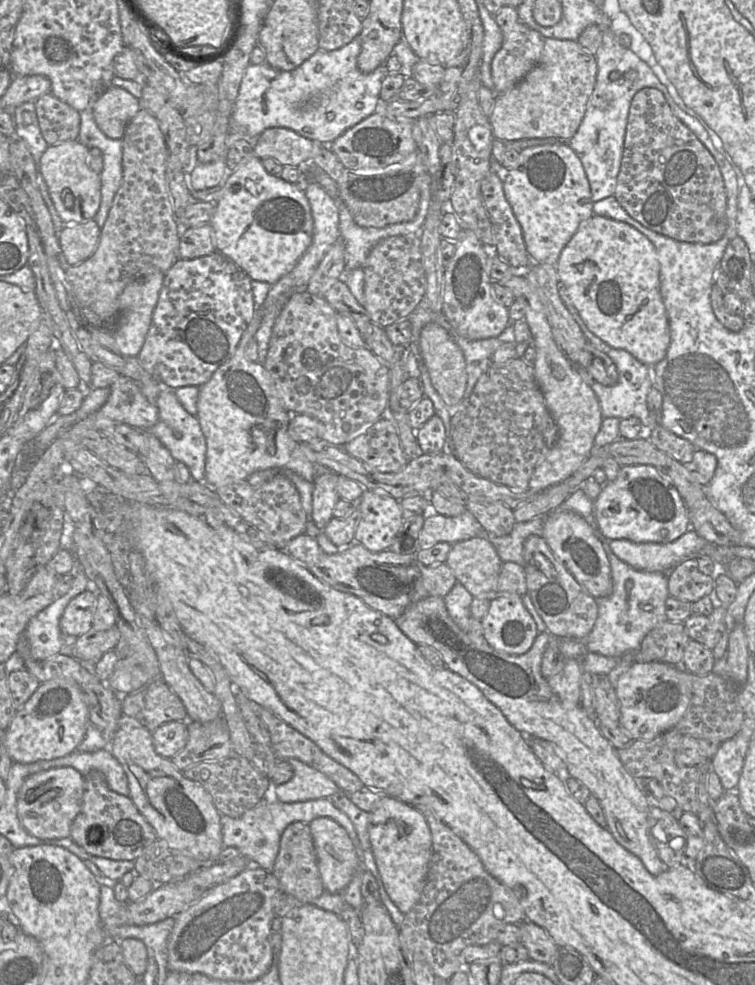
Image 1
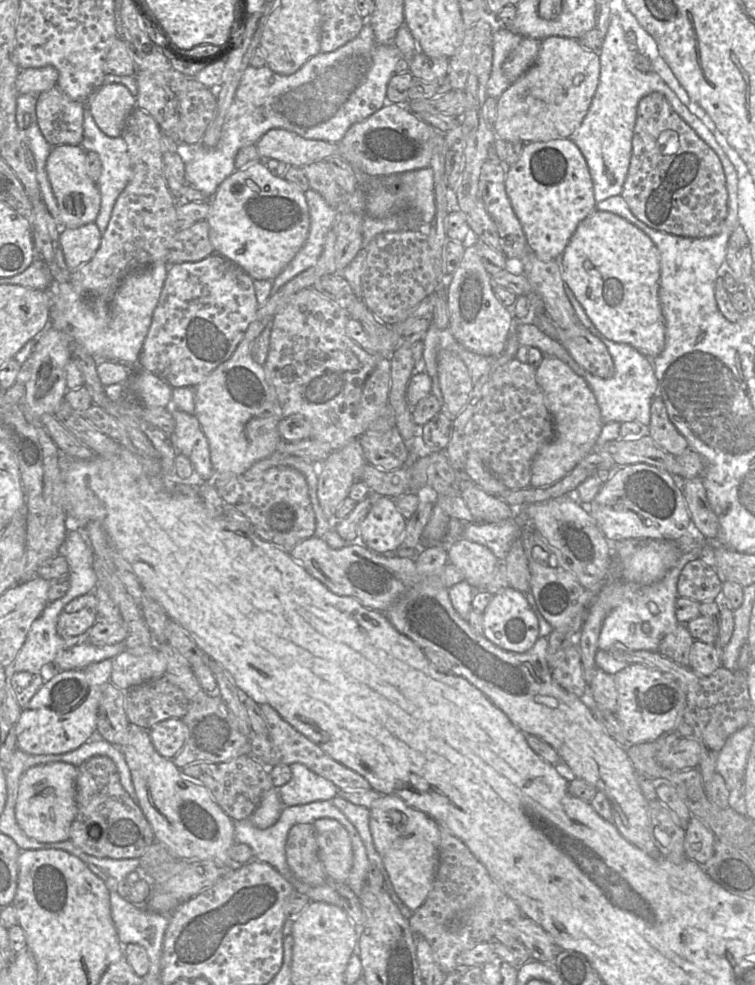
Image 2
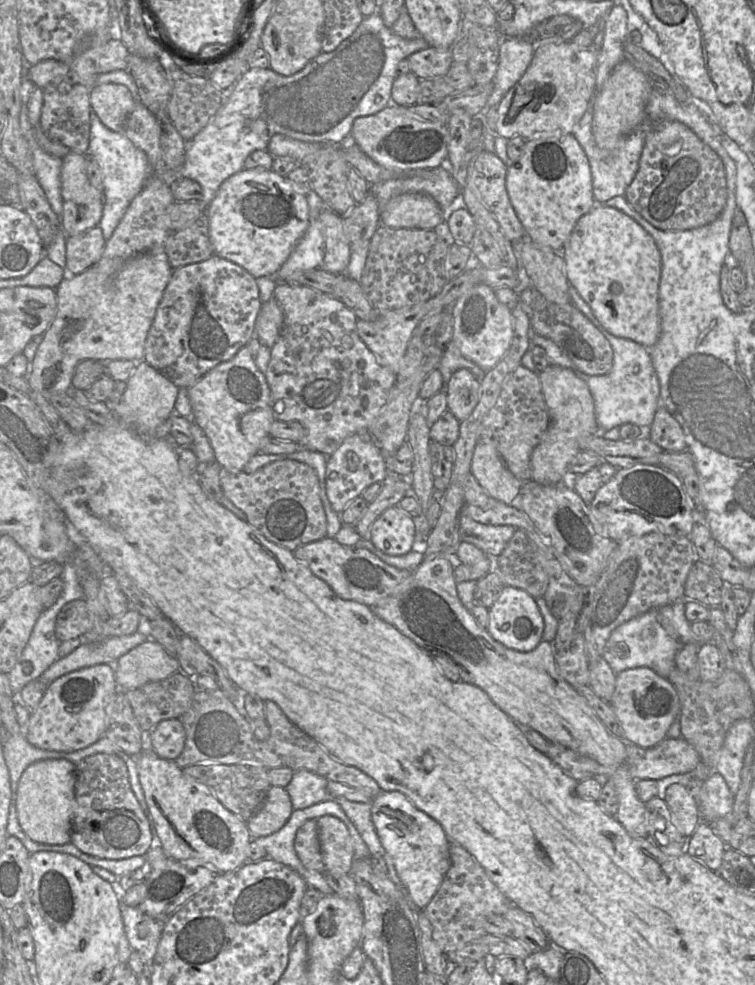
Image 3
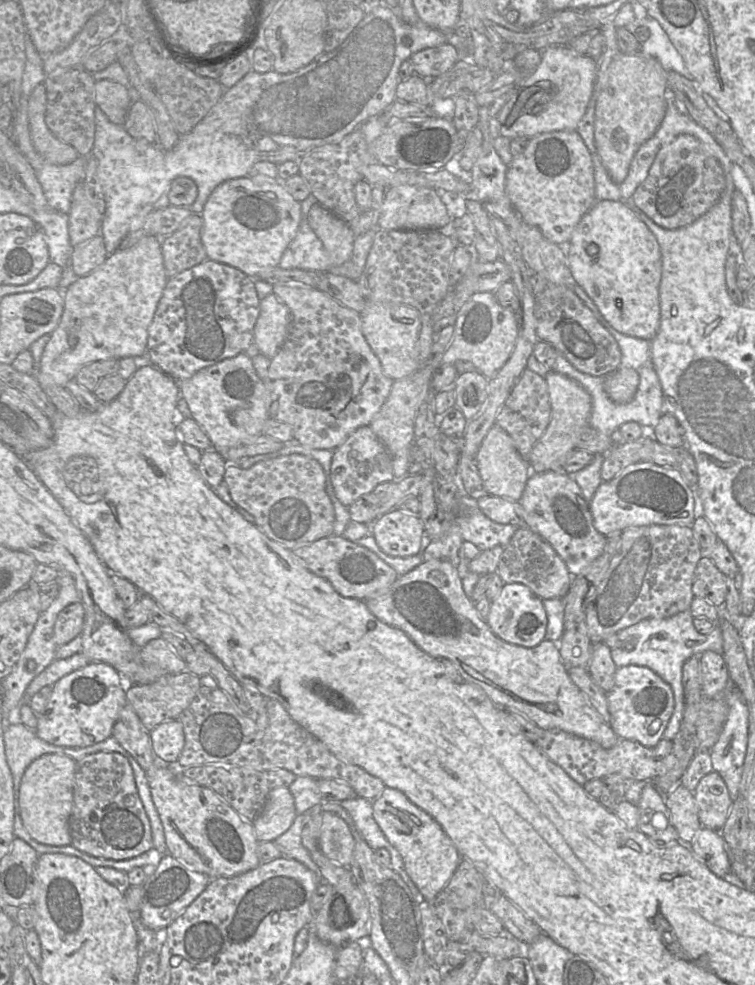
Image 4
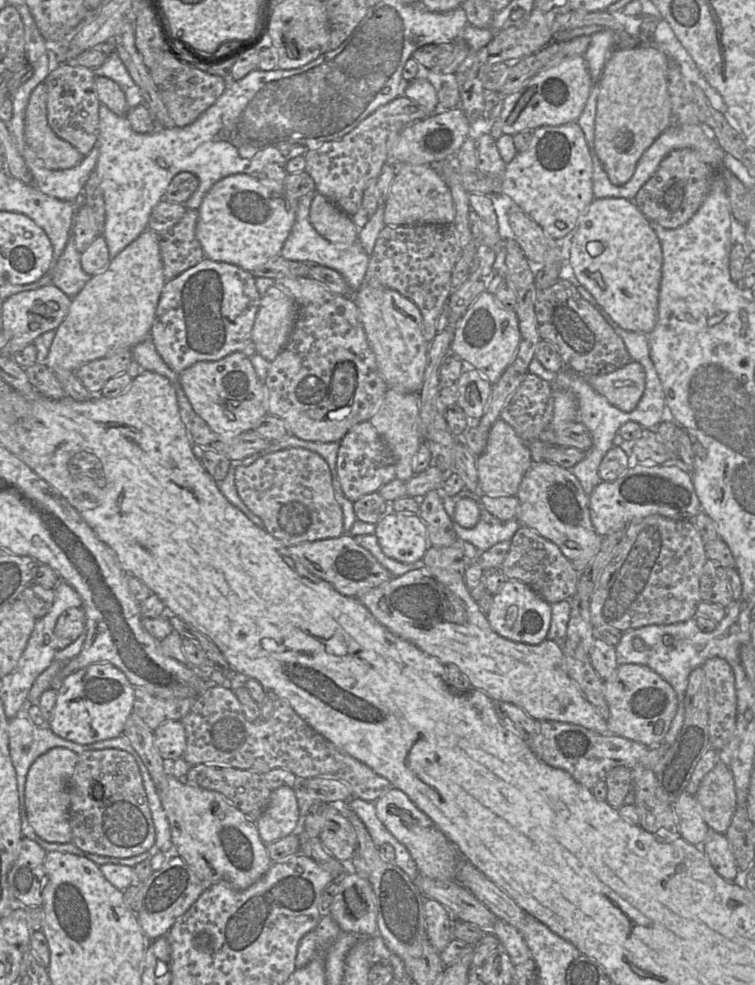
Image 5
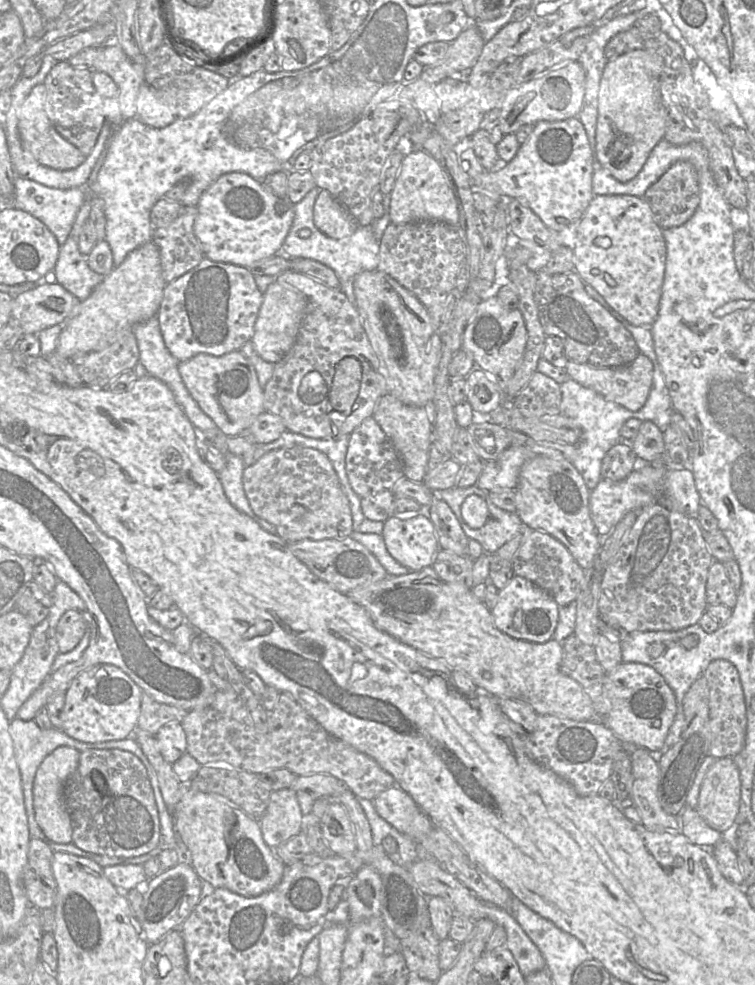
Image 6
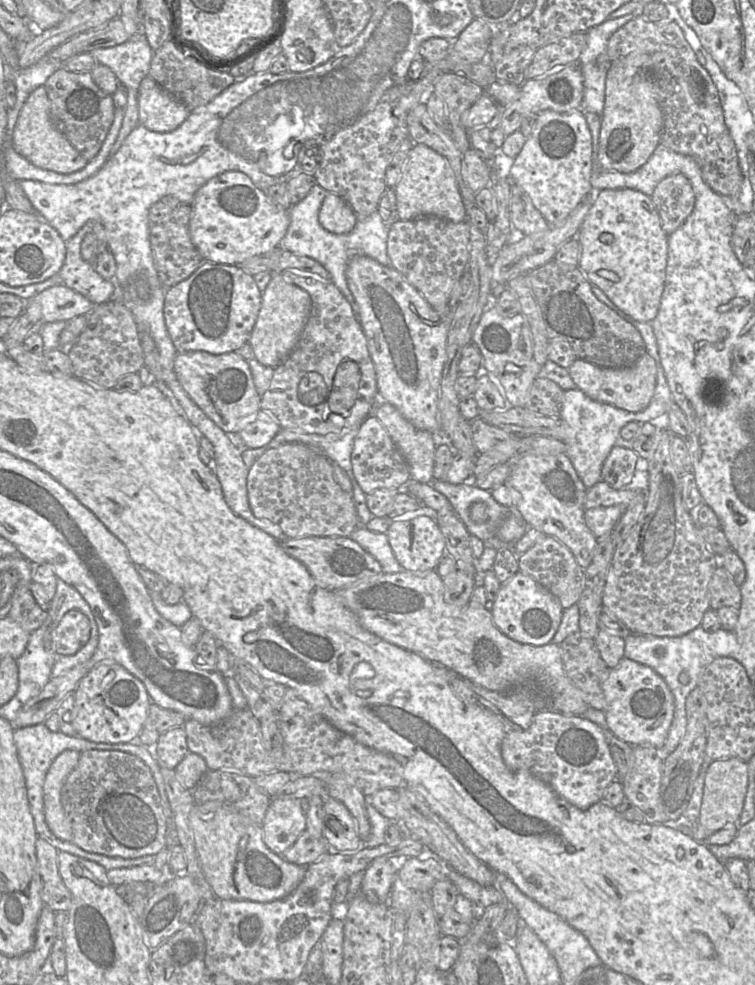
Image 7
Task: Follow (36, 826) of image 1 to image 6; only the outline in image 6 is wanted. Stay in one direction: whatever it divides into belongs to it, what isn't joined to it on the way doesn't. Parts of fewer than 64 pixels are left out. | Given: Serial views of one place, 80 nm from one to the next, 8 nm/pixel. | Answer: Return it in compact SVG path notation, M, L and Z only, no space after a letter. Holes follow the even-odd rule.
M57 747L42 761L34 778L33 806L36 822L49 840L60 844L72 843L72 826L64 803L63 789L66 780L78 766L80 753L72 747Z

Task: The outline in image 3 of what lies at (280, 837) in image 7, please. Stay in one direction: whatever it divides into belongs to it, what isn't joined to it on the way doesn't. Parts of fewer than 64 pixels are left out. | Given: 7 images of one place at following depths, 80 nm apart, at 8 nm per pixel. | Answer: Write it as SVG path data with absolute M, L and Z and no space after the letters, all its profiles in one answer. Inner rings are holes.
M271 786L261 807L247 821L252 839L269 836L279 831L286 824L293 810L286 789Z

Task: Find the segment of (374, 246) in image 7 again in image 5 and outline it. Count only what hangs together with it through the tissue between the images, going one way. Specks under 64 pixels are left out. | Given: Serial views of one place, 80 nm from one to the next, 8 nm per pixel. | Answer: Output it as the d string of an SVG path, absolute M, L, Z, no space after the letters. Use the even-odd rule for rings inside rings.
M311 192L298 200L296 219L283 245L281 255L287 260L318 264L336 270L343 276L351 291L356 293L363 284L370 255L366 253L359 241L349 246L335 245L322 237L314 229L309 220L309 213L316 193Z

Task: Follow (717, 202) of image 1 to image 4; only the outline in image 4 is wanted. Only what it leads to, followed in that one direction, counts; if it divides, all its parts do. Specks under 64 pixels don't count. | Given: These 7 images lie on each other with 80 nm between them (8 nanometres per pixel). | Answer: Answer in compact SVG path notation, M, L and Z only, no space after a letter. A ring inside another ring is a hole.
M682 134L657 153L646 179L635 190L635 206L666 229L687 226L708 212L725 190L724 171L719 161L694 136Z

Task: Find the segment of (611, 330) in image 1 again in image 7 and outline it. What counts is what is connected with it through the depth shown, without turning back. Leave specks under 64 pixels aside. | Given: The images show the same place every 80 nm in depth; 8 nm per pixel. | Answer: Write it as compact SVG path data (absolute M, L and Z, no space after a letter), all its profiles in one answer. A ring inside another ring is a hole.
M604 189L596 191L596 198L585 217L581 228L576 236L581 245L581 253L578 267L583 271L586 278L599 287L607 297L623 312L639 322L651 323L658 314L662 295L665 288L666 267L668 260L668 235L662 228L662 223L657 209L650 196L634 189Z

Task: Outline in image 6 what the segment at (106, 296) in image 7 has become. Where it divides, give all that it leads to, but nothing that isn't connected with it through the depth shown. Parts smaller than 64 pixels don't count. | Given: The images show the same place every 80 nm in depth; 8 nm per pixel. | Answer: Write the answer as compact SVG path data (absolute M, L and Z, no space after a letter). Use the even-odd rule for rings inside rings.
M90 199L85 200L77 212L72 229L60 247L59 256L53 271L52 280L62 285L79 301L85 300L104 276L90 269L86 257L78 248L79 236L83 224L90 213Z

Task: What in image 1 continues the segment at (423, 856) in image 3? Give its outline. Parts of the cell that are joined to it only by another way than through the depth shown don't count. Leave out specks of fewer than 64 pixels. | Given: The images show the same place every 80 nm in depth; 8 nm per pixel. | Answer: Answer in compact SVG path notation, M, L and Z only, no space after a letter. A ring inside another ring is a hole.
M387 795L370 812L369 839L385 891L406 915L419 901L427 880L432 855L428 823L418 809Z

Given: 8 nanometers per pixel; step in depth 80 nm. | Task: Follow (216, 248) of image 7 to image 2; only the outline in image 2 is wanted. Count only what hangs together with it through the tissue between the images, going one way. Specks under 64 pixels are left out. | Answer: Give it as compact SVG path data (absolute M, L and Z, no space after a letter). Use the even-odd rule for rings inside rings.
M258 160L241 169L236 169L218 187L209 200L209 237L215 253L238 265L253 280L274 280L293 260L303 247L310 230L310 212L303 192L296 184L284 177L271 173L265 164ZM251 179L259 186L259 192L252 190L246 180Z

